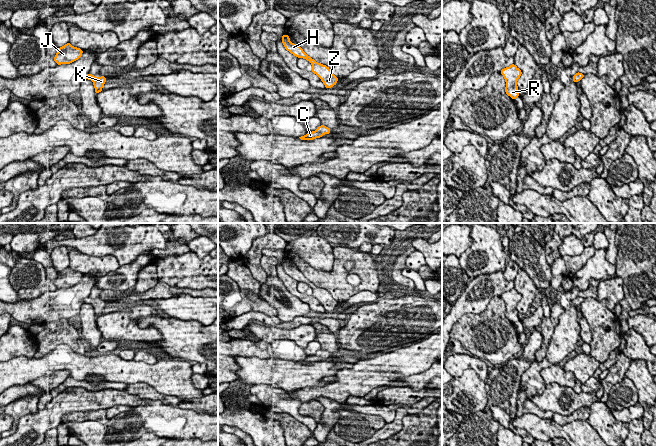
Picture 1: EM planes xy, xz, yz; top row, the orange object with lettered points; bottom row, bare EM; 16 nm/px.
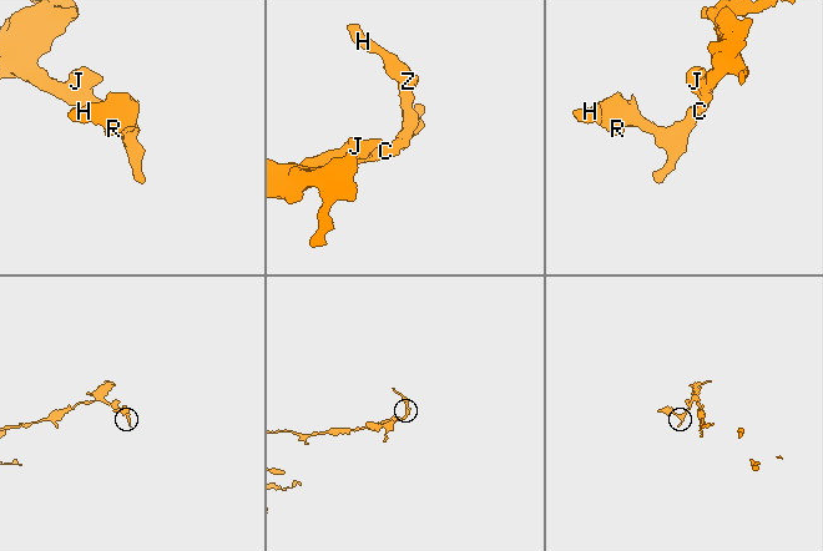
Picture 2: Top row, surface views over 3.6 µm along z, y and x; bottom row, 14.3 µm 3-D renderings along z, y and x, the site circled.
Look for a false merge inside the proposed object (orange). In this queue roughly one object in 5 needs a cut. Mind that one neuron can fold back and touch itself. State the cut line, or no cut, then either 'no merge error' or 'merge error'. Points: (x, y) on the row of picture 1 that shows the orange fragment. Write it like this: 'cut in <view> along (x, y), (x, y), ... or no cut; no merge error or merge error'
no cut; no merge error

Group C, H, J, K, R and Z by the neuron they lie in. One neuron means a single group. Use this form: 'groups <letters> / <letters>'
groups C H J K R Z

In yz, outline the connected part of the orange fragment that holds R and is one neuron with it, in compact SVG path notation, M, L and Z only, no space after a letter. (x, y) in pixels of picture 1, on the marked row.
M512 64L511 66L502 69L500 73L504 76L506 81L506 94L509 95L512 99L519 97L517 80L522 74L521 70L518 69L515 64Z

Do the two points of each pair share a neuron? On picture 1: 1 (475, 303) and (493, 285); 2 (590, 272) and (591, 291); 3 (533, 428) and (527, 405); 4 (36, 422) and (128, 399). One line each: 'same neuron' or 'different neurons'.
1: same neuron
2: different neurons
3: different neurons
4: same neuron

